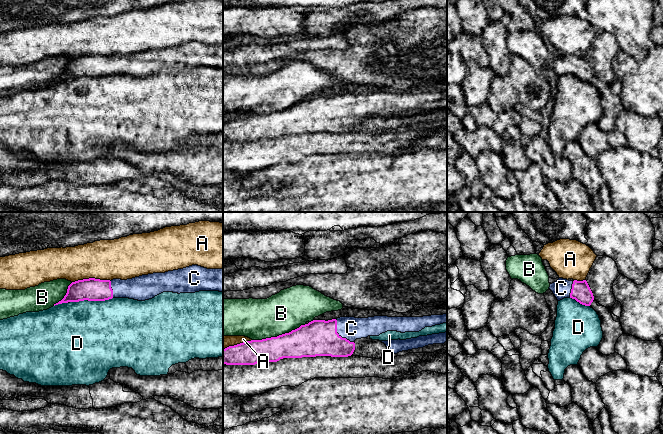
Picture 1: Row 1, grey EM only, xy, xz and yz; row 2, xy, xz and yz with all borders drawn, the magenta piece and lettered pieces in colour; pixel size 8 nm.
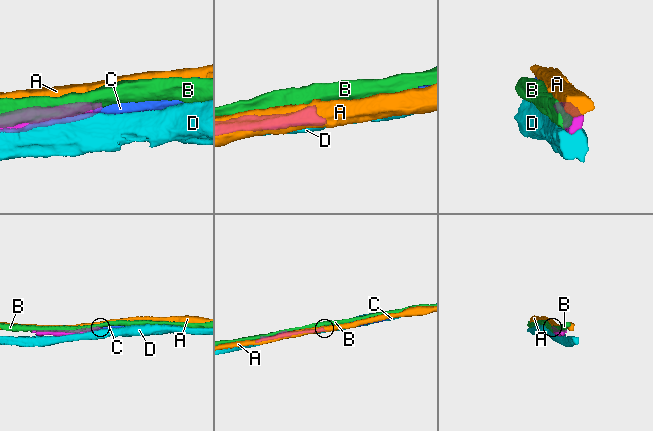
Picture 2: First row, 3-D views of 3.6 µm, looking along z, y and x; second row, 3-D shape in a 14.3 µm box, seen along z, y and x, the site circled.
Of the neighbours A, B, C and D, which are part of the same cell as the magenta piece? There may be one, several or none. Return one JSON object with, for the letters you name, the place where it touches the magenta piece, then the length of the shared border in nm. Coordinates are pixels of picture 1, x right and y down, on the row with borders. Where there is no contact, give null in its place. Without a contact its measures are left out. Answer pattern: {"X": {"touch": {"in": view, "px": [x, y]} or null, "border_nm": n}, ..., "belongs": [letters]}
{"C": {"touch": {"in": "xz", "px": [338, 334]}, "border_nm": 240}, "belongs": ["C"]}

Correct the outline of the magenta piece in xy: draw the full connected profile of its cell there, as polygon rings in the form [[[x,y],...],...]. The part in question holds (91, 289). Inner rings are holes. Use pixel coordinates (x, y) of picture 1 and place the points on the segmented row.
[[[192,265],[183,269],[178,269],[178,270],[173,270],[173,271],[168,271],[165,273],[153,273],[153,274],[148,274],[148,275],[142,275],[139,277],[135,277],[132,279],[127,279],[127,280],[121,280],[121,279],[113,279],[113,280],[100,280],[100,279],[95,279],[95,278],[89,278],[89,279],[83,279],[83,280],[78,280],[75,282],[72,282],[67,289],[67,293],[64,296],[64,298],[59,301],[58,303],[54,304],[58,305],[58,304],[62,304],[62,303],[68,303],[68,302],[79,302],[79,301],[84,301],[84,300],[88,300],[88,301],[105,301],[105,300],[109,300],[112,298],[129,298],[129,299],[134,299],[134,300],[138,300],[138,301],[145,301],[145,300],[149,300],[154,298],[155,296],[163,293],[163,292],[173,292],[173,293],[195,293],[195,292],[199,292],[199,291],[219,291],[219,292],[223,292],[223,269],[207,269],[198,265]]]

